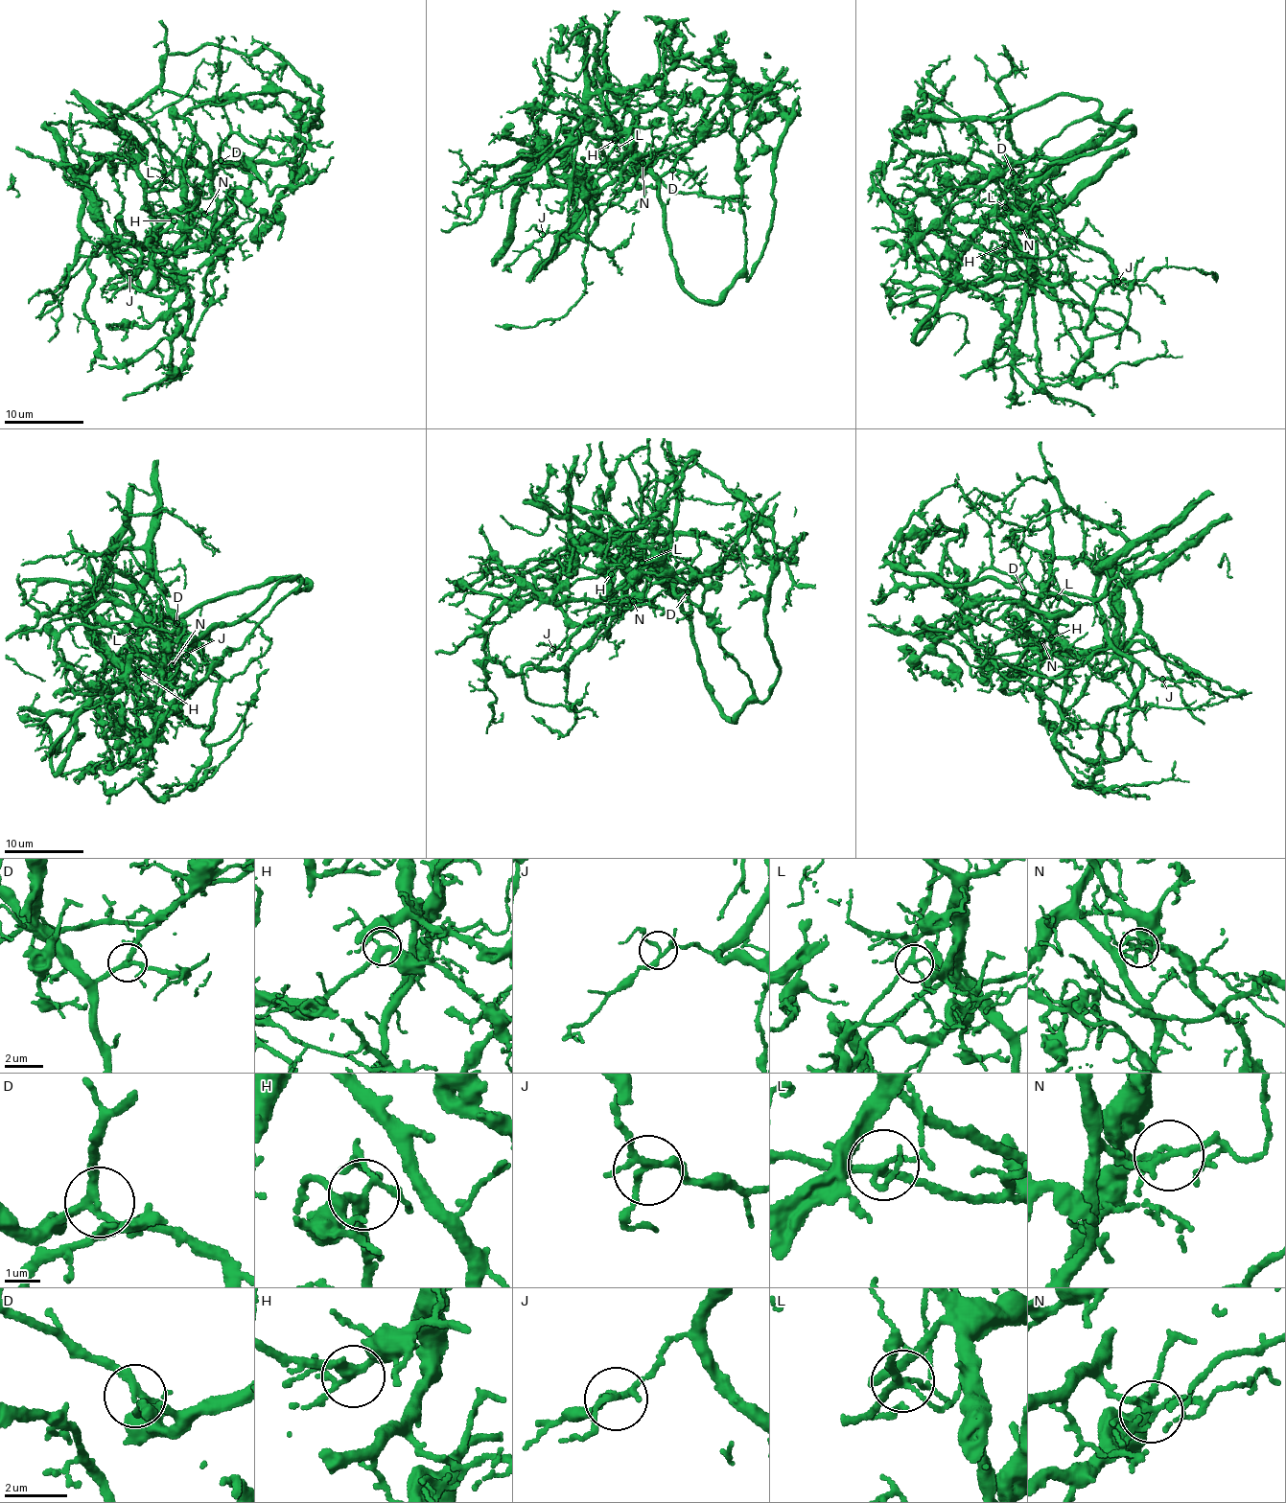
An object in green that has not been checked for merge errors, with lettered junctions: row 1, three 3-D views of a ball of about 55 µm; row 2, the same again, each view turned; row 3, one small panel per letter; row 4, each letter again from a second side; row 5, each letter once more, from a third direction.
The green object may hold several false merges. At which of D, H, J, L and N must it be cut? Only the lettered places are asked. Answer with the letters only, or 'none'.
L, N

